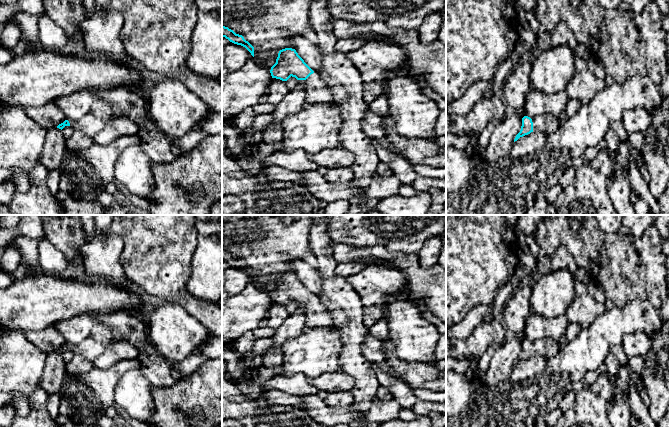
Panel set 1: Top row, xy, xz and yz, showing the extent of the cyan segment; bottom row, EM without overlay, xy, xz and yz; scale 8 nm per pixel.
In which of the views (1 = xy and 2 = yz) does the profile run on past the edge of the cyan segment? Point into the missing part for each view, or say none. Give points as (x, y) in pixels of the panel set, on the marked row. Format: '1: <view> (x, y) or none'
1: xy (89, 124)
2: yz (547, 124)

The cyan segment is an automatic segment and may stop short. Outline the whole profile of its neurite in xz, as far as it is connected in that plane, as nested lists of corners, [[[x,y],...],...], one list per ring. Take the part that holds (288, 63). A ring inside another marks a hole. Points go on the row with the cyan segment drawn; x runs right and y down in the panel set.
[[[295,49],[279,51],[276,63],[270,70],[272,78],[287,81],[291,76],[304,81],[305,101],[309,103],[333,102],[331,89],[298,55]]]

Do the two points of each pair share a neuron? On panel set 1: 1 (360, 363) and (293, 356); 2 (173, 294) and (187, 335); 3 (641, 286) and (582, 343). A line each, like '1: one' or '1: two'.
1: two
2: two
3: two

